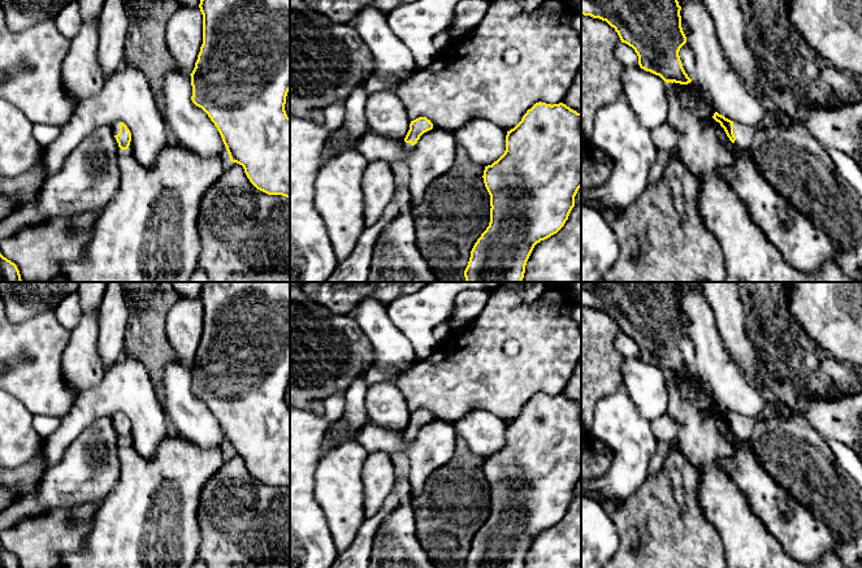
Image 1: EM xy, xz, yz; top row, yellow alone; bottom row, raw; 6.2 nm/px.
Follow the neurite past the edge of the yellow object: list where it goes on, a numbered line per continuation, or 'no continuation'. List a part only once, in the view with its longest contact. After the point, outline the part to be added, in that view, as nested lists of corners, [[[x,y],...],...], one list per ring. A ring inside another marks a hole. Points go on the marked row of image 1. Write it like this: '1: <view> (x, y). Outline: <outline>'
1: yz (744, 135). Outline: [[[733,122],[733,134],[736,136],[735,144],[738,148],[748,149],[751,144],[755,131],[755,127],[749,127],[738,122]]]

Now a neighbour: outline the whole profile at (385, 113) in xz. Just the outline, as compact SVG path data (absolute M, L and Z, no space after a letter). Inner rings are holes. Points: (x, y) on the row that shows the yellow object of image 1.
M385 90L368 95L365 104L368 129L394 140L403 140L410 130L410 117L397 92Z

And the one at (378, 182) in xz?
M369 161L363 174L365 226L371 226L380 220L386 205L391 201L394 191L395 177L390 162Z

